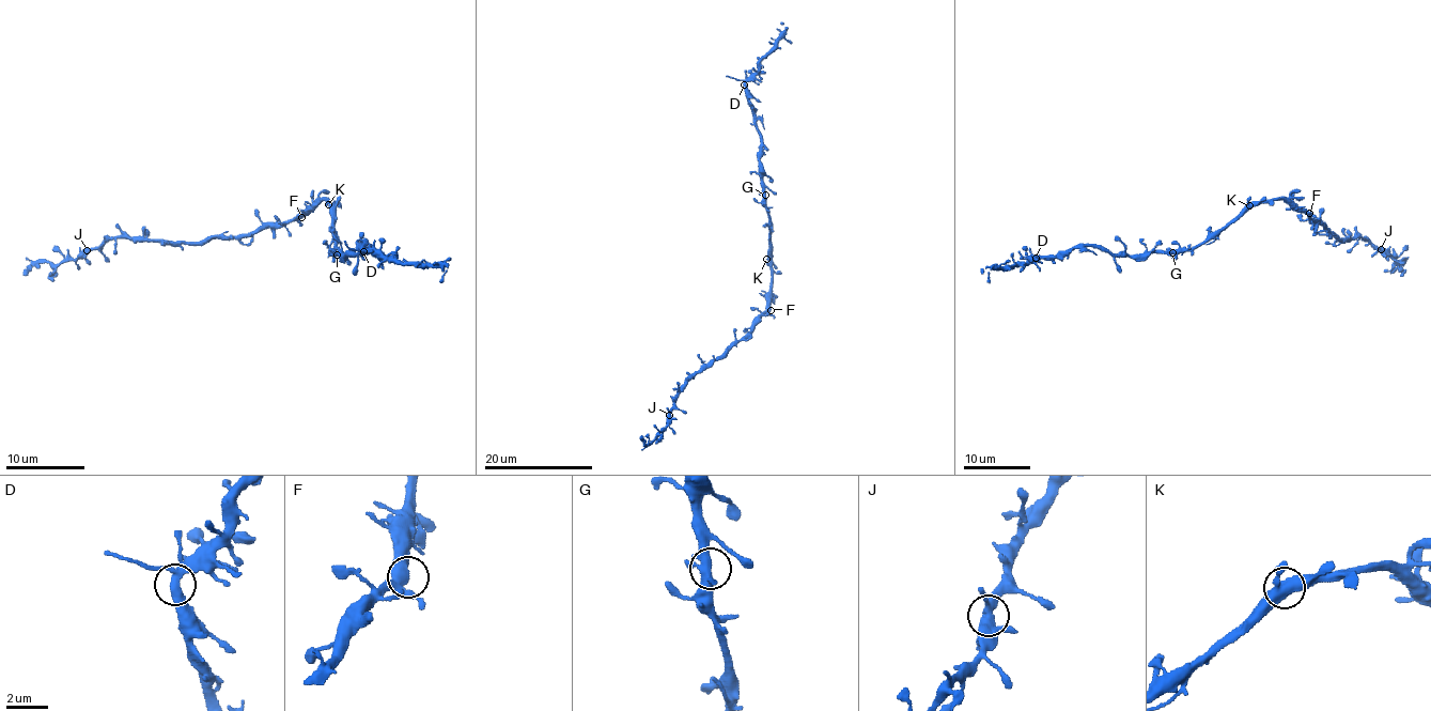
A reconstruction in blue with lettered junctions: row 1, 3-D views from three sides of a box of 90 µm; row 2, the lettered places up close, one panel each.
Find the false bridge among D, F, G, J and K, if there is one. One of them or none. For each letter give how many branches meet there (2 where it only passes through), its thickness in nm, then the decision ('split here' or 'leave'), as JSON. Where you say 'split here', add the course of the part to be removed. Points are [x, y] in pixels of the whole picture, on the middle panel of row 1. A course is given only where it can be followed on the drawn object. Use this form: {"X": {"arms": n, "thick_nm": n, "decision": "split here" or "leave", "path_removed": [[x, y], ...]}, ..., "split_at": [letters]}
{"D": {"arms": 3, "thick_nm": 360, "decision": "leave"}, "F": {"arms": 3, "thick_nm": 400, "decision": "leave"}, "G": {"arms": 3, "thick_nm": 360, "decision": "leave"}, "J": {"arms": 3, "thick_nm": 380, "decision": "leave"}, "K": {"arms": 3, "thick_nm": 440, "decision": "leave"}, "split_at": []}

